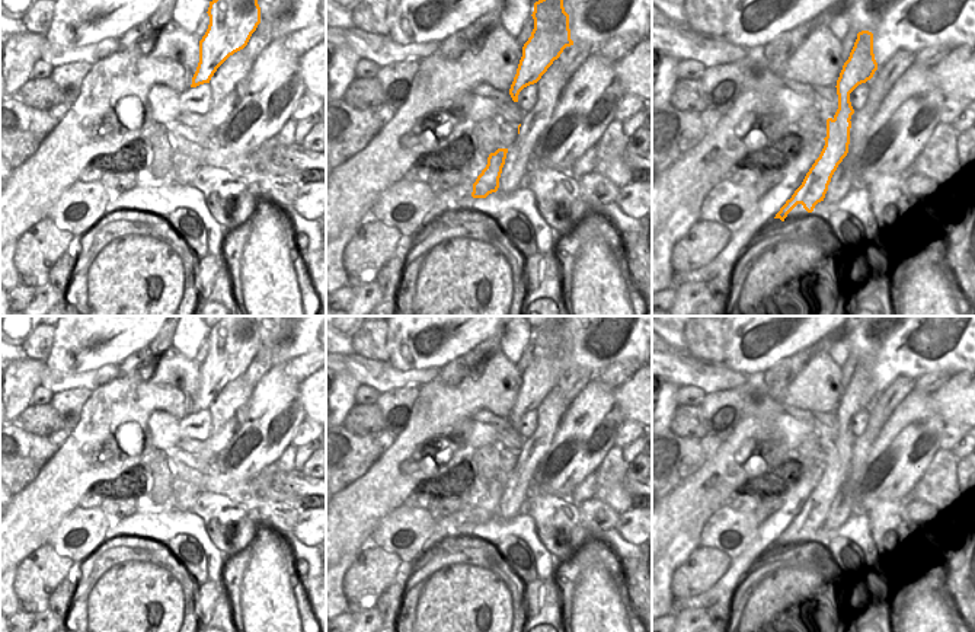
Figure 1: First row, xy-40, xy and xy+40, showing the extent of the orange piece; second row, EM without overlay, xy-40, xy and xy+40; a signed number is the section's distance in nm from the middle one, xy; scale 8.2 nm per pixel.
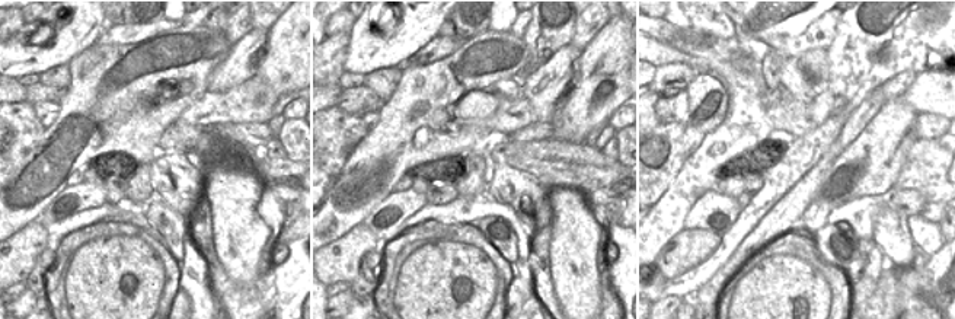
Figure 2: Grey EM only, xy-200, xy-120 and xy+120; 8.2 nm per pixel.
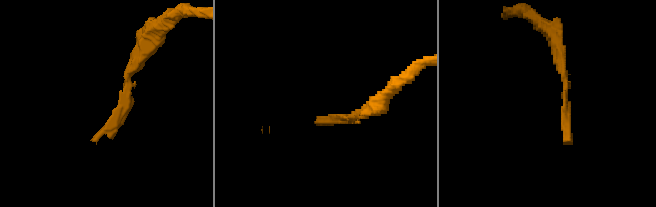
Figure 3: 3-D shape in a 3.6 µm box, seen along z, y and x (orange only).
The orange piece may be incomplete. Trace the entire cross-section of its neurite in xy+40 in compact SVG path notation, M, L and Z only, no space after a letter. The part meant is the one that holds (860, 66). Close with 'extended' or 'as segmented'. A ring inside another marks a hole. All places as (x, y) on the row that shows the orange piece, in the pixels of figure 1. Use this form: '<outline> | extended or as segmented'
M861 31L844 63L837 80L838 109L832 118L827 119L825 146L806 173L802 185L795 191L790 200L780 208L774 218L784 221L787 214L802 204L808 213L824 201L828 185L838 165L848 153L851 115L854 109L850 102L850 93L861 83L870 80L878 70L873 54L873 33Z | as segmented

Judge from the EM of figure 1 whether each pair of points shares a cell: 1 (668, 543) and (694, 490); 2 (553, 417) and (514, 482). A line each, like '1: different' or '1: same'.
1: same
2: same

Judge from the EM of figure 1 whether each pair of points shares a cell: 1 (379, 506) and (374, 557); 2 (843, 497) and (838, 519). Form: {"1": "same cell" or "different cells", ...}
{"1": "different cells", "2": "same cell"}

